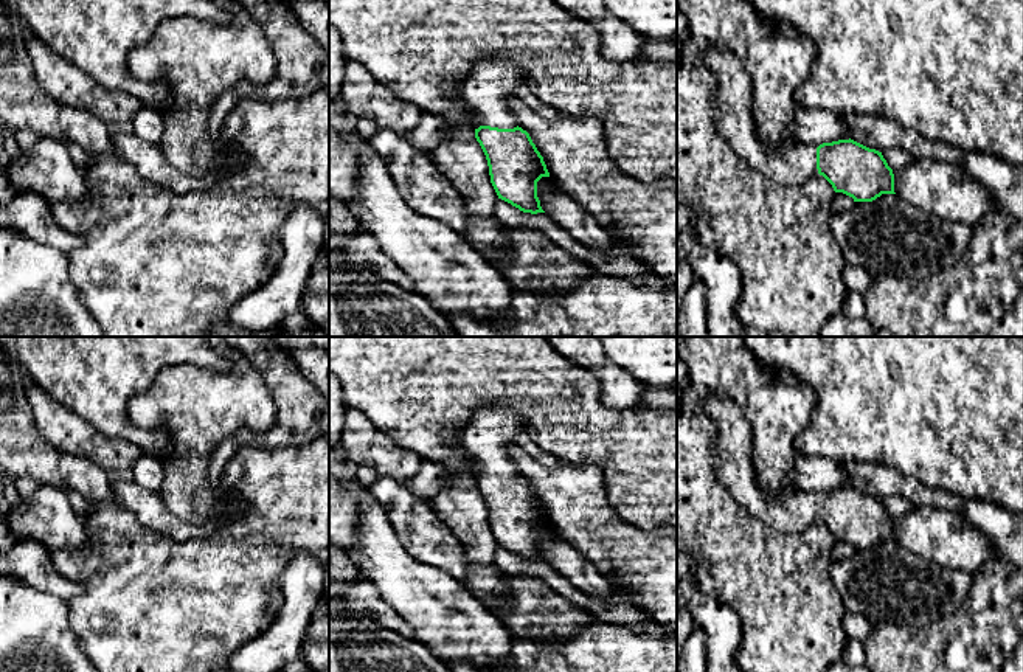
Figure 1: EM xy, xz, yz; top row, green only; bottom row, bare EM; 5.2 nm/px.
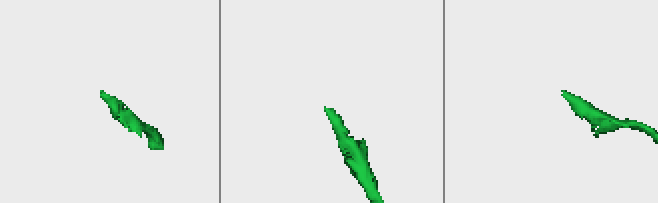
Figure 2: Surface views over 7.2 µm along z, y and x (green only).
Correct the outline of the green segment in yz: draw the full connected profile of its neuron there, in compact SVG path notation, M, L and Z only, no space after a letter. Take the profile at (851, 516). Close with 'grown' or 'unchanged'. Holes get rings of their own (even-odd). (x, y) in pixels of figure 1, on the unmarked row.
M709 393L703 399L703 411L717 425L714 458L720 483L731 497L753 517L782 534L801 534L815 521L823 523L835 540L843 540L854 549L872 549L882 542L894 540L894 521L882 500L869 497L854 487L838 487L832 490L806 492L790 489L787 492L770 492L758 484L753 466L753 431L742 407L731 397Z | grown

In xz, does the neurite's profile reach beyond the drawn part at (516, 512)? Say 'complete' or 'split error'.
split error

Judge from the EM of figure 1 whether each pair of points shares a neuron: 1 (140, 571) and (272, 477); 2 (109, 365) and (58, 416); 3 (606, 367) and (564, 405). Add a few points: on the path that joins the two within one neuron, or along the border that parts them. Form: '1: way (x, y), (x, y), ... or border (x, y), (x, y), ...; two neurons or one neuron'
1: way (177, 571), (197, 571), (255, 514); one neuron
2: border (38, 385), (67, 410); two neurons
3: border (565, 357), (595, 374), (599, 399), (613, 408); two neurons

